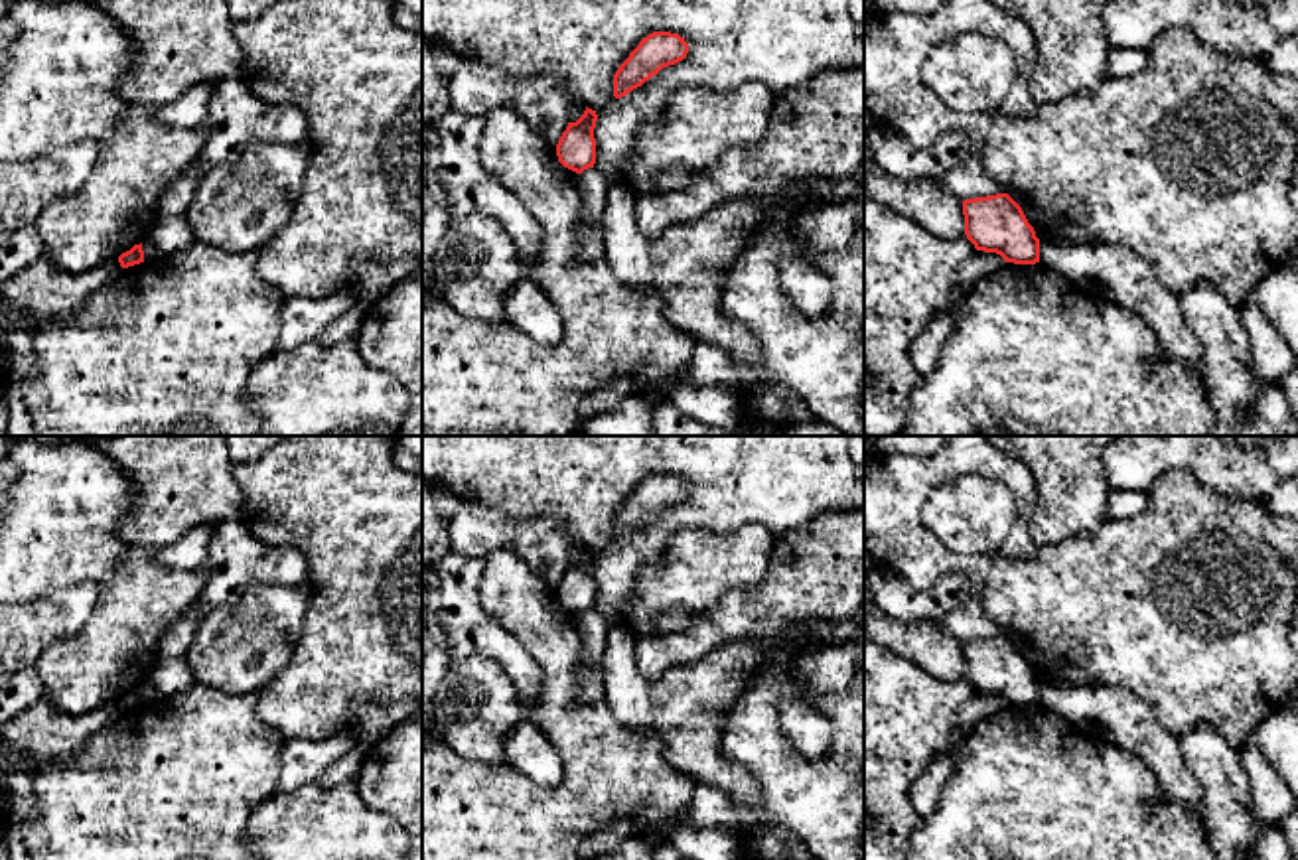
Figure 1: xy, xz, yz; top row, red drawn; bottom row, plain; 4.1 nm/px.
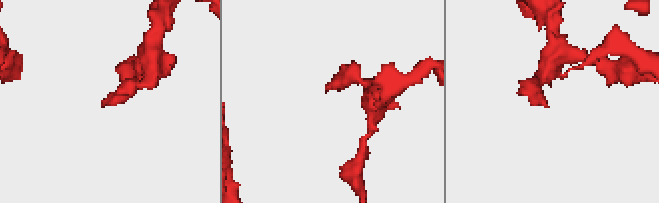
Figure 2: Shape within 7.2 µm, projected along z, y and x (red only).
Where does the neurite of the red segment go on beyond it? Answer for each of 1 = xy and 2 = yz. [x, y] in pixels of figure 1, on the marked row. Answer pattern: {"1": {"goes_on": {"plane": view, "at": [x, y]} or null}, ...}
{"1": {"goes_on": null}, "2": {"goes_on": null}}

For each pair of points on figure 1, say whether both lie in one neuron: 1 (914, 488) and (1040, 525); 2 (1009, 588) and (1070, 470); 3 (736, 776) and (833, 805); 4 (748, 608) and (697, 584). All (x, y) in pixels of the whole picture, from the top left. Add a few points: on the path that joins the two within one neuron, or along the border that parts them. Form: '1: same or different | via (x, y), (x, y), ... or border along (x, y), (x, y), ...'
1: different | border along (1032, 478), (1036, 507), (1030, 539), (1038, 547)
2: different | border along (1085, 533), (1038, 549)
3: different | border along (722, 750), (756, 780), (754, 805)
4: different | border along (764, 574), (754, 584), (724, 590), (699, 612)

